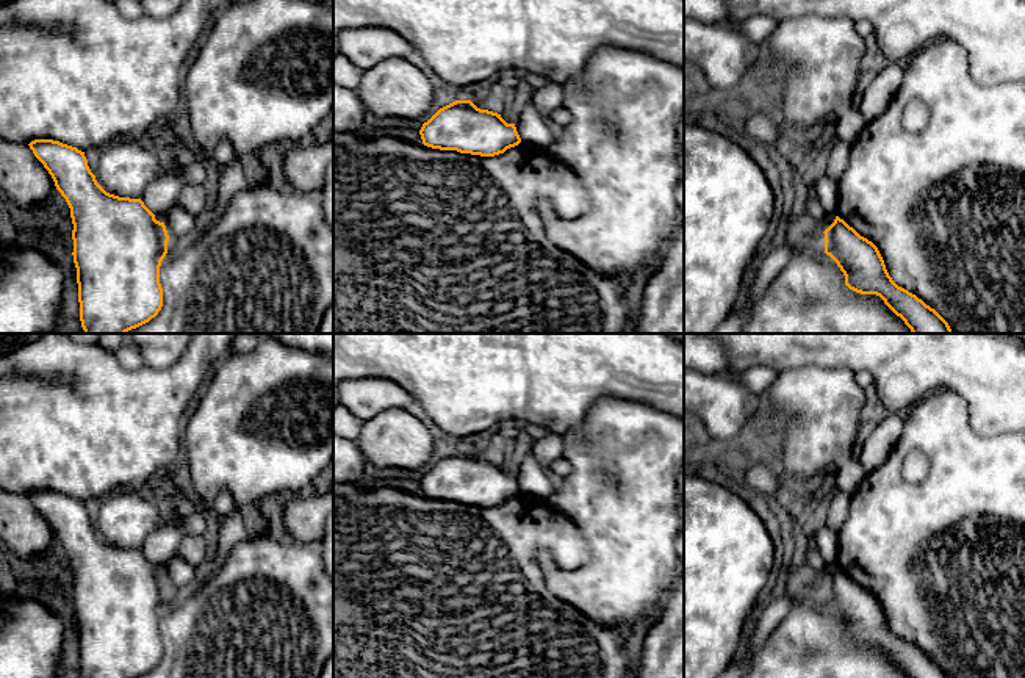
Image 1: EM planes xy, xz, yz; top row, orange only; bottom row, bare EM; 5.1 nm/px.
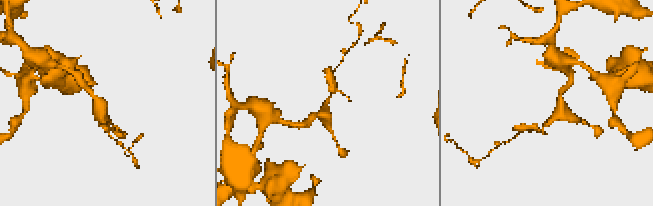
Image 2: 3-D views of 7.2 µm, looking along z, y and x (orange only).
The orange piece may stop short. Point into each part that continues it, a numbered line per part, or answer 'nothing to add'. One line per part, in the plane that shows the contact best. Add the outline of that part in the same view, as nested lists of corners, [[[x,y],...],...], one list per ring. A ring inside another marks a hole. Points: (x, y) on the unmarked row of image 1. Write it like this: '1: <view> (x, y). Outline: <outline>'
nothing to add

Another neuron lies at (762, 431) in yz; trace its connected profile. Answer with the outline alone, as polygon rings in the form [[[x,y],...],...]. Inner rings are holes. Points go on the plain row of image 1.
[[[761,415],[751,424],[750,432],[756,442],[768,443],[770,438],[776,435],[778,429],[773,423],[765,421]]]

